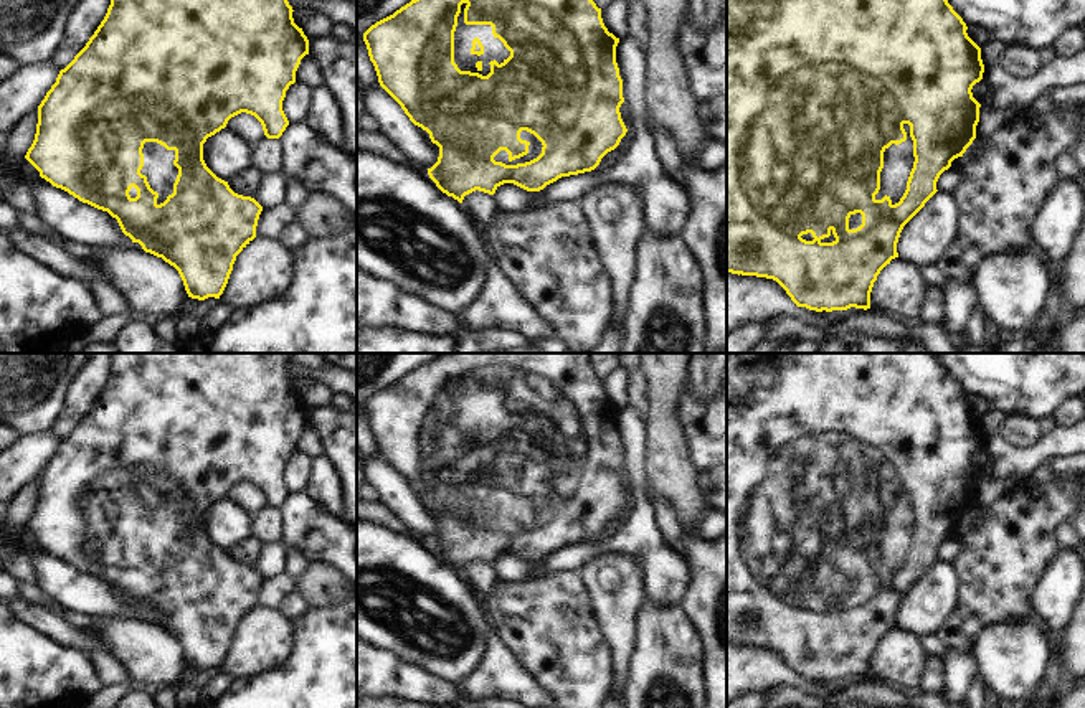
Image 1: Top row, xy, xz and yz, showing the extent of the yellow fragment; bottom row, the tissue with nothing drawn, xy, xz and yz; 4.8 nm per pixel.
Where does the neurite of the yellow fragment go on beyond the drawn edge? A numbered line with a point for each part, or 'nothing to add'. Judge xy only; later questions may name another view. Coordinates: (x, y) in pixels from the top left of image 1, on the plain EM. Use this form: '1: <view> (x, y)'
1: xy (159, 538).

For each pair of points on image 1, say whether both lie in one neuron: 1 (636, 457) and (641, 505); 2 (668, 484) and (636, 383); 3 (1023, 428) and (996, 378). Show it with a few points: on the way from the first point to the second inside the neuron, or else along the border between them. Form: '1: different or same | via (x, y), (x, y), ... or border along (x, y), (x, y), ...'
1: same | via (636, 469), (639, 494)
2: different | border along (643, 375), (648, 385), (648, 413), (644, 418)
3: different | border along (1006, 415), (1026, 415), (1037, 423)

